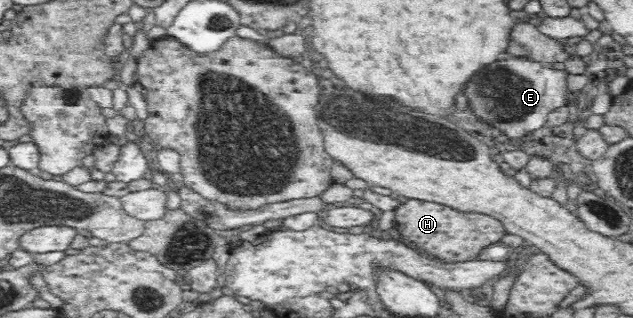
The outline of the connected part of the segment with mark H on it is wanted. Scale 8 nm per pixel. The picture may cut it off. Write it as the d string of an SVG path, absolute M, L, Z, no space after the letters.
M409 199L397 208L395 226L421 250L437 256L443 262L465 263L473 261L484 248L500 242L506 236L502 222L485 213L457 211L449 205Z

